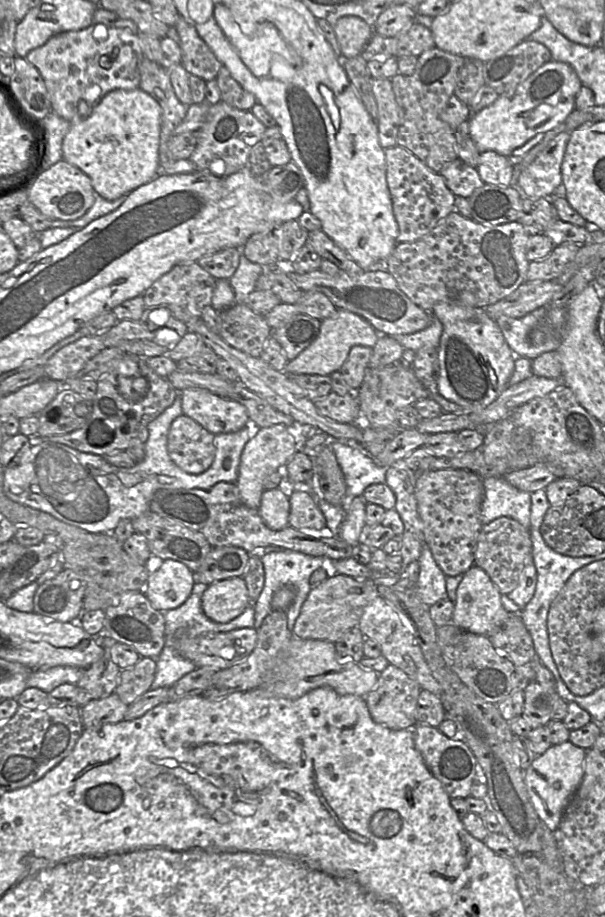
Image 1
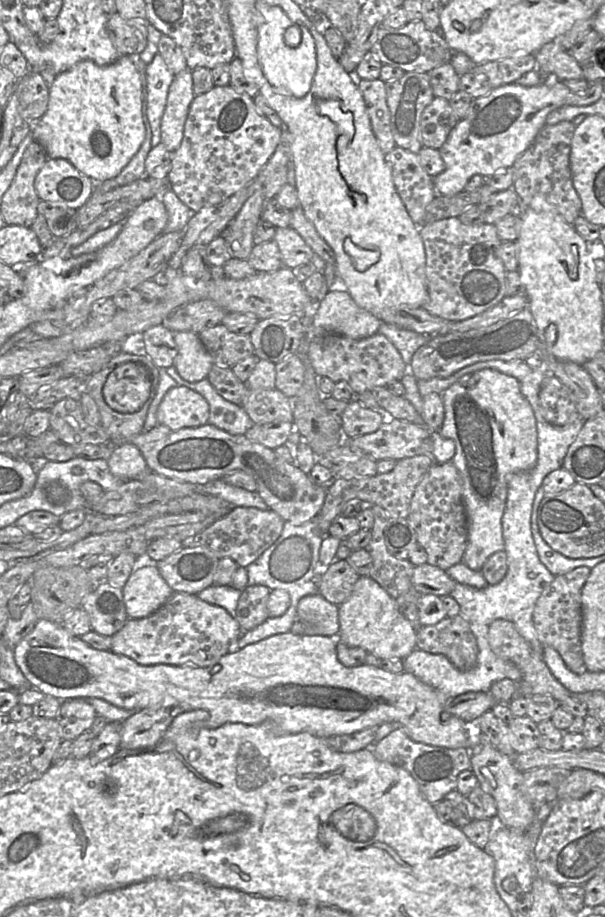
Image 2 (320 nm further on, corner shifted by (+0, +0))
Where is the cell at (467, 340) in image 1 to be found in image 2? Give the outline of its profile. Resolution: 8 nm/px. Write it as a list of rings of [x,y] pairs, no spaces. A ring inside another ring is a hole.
[[[481,369],[476,372],[466,374],[457,382],[449,386],[442,394],[444,404],[444,421],[439,430],[440,434],[455,443],[455,455],[451,460],[459,471],[462,478],[462,494],[467,516],[468,545],[463,556],[463,562],[472,570],[481,571],[487,559],[495,552],[505,550],[503,538],[502,518],[506,508],[508,495],[508,480],[511,474],[531,470],[537,462],[537,427],[536,419],[531,405],[523,396],[520,390],[519,382],[516,378],[503,374],[494,369]]]

